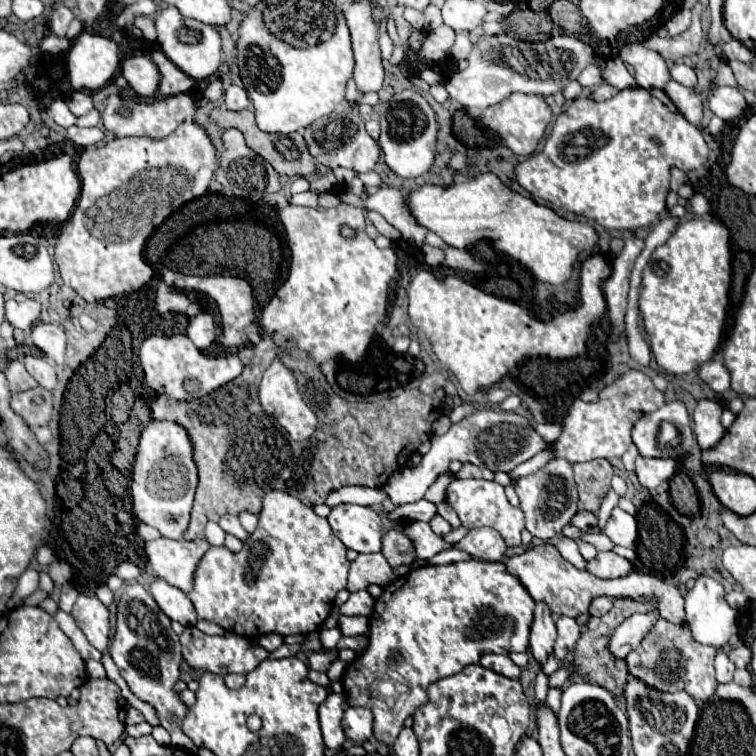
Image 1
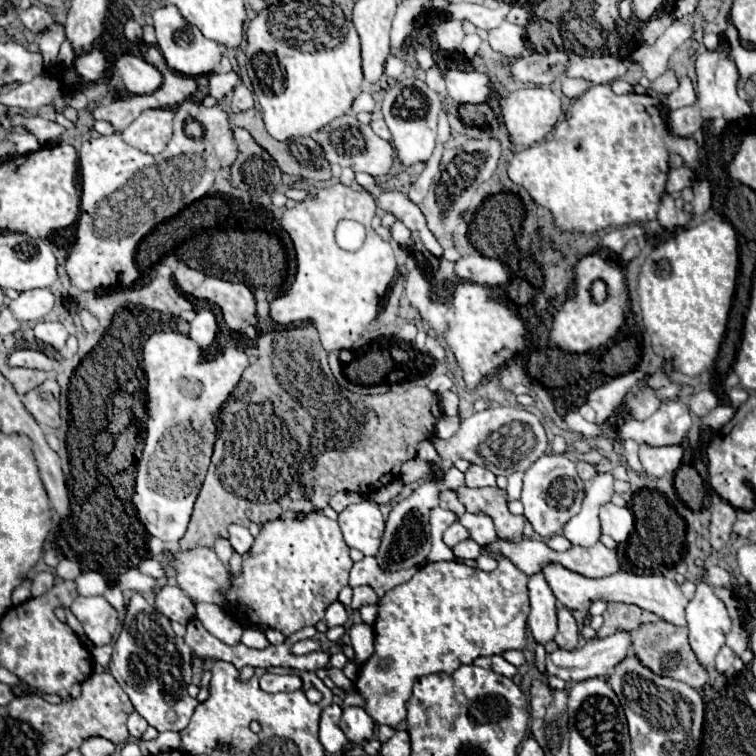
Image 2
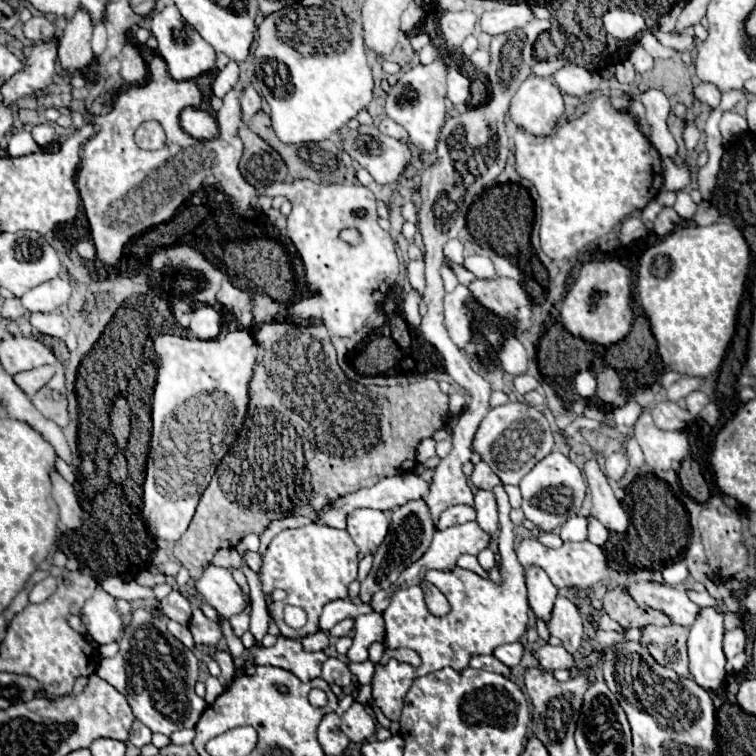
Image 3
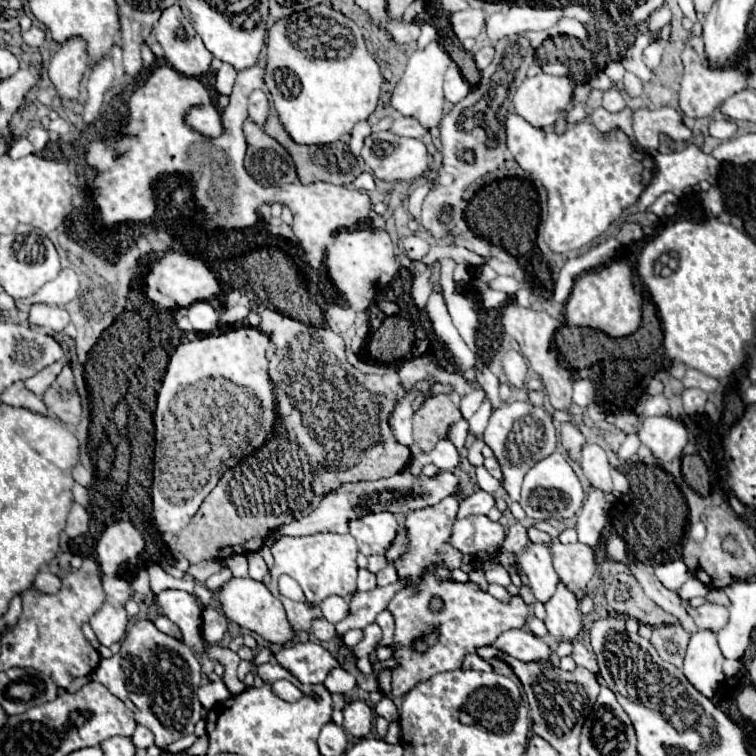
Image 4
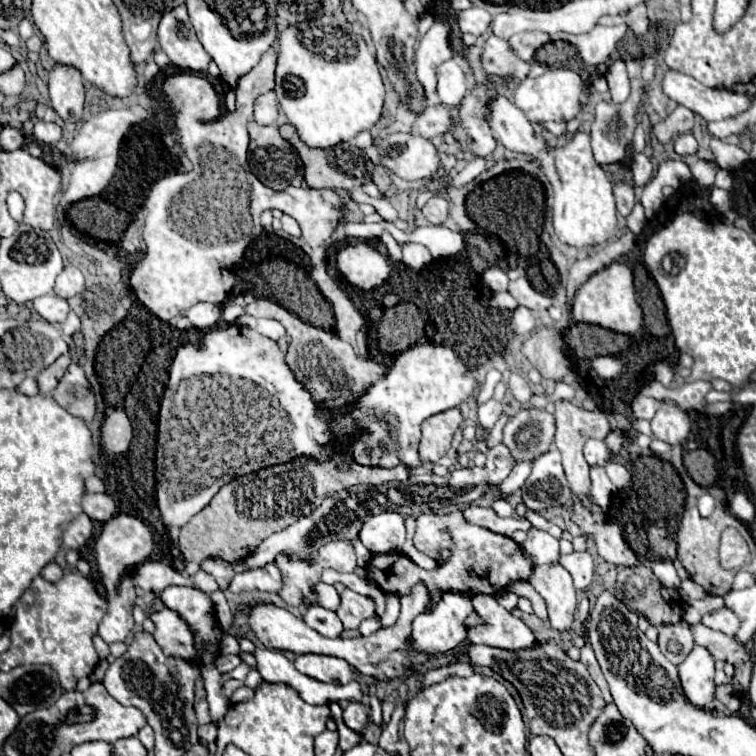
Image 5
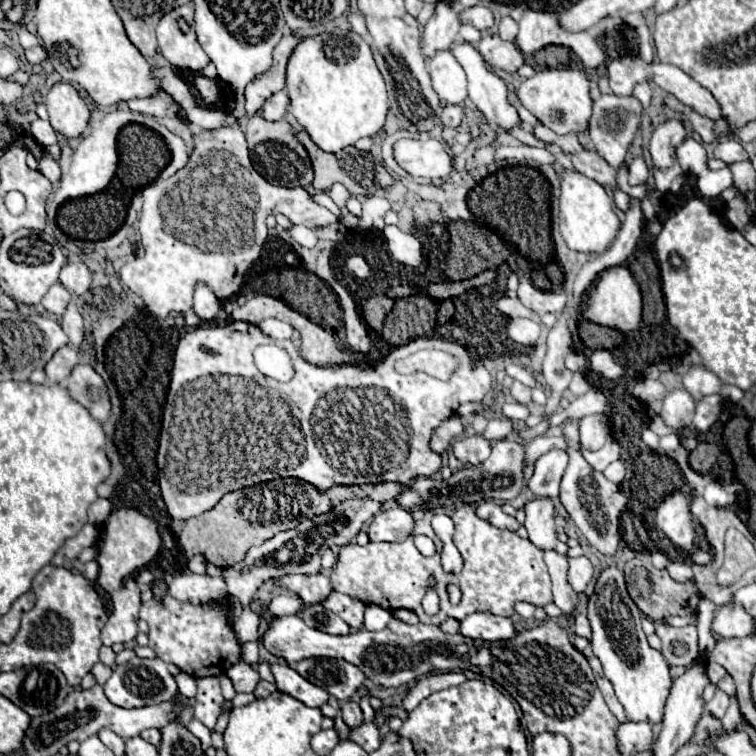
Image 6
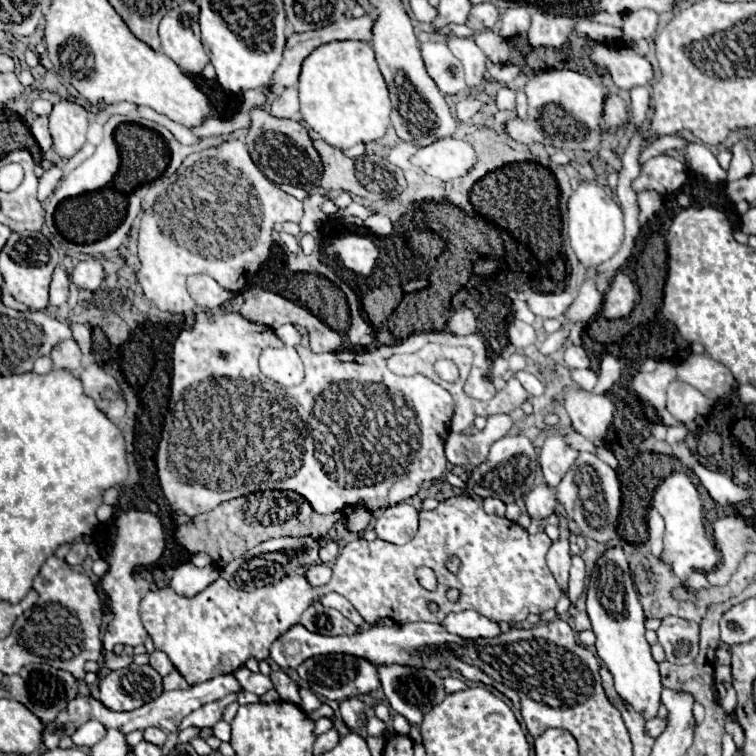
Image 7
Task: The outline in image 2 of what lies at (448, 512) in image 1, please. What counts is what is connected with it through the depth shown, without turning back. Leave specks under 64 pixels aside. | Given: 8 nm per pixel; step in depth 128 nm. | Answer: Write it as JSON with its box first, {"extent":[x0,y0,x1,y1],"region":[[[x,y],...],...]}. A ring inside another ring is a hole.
{"extent":[438,490,466,514],"region":[[[442,490],[438,494],[438,500],[440,500],[440,508],[448,508],[448,510],[452,510],[456,514],[464,514],[466,512],[464,504],[458,500],[458,492],[456,490]]]}

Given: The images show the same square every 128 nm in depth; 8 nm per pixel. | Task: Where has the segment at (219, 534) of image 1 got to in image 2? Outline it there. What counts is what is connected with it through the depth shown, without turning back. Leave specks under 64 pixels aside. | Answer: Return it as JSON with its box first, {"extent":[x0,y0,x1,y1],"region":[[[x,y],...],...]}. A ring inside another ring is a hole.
{"extent":[216,538,232,564],"region":[[[220,538],[218,542],[216,542],[216,554],[218,554],[218,558],[224,562],[224,564],[228,564],[230,562],[230,558],[232,558],[232,544],[226,540],[226,538]]]}

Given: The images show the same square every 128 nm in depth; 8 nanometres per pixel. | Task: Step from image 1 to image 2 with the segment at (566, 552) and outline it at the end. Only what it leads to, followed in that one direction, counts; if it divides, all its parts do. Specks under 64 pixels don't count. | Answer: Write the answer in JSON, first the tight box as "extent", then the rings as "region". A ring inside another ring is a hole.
{"extent":[546,534,572,552],"region":[[[556,534],[556,536],[550,536],[550,538],[546,540],[546,546],[552,548],[552,550],[558,550],[558,552],[564,552],[564,550],[568,550],[572,544],[570,544],[562,534]]]}

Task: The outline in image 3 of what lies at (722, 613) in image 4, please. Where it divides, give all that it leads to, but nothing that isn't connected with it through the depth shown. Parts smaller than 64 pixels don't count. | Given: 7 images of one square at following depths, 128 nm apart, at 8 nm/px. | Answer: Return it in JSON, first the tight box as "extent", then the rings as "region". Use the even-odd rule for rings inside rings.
{"extent":[628,582,700,628],"region":[[[638,582],[628,586],[630,596],[640,602],[648,604],[650,608],[656,608],[672,618],[674,624],[690,628],[696,622],[696,616],[700,614],[700,606],[690,602],[686,596],[686,590],[672,588],[668,584],[656,584],[656,582]]]}

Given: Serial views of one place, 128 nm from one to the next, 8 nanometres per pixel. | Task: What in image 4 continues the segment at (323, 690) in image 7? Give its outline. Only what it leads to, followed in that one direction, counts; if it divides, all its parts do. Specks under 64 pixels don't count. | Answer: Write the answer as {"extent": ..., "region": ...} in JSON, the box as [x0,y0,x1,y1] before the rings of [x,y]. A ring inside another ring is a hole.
{"extent":[274,642,342,684],"region":[[[298,642],[286,646],[274,654],[276,662],[288,668],[302,684],[320,684],[334,668],[342,668],[340,662],[320,644]]]}

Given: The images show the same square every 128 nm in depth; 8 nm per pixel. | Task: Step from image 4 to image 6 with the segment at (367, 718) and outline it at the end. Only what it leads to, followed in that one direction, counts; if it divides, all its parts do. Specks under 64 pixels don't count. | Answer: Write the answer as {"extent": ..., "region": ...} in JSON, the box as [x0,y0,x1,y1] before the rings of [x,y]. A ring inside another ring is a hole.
{"extent":[340,700,362,728],"region":[[[346,700],[346,702],[342,702],[340,708],[342,708],[342,718],[348,728],[358,728],[362,724],[362,710],[360,710],[358,702]]]}

